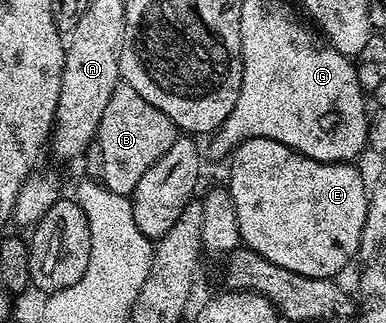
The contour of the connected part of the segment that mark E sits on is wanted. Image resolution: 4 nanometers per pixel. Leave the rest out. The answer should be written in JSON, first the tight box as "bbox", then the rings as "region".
{"bbox":[226,138,369,280],"region":[[[250,138],[243,140],[238,147],[232,150],[230,165],[232,169],[228,172],[228,182],[226,189],[232,196],[234,210],[237,211],[238,230],[243,247],[249,248],[252,252],[262,254],[274,266],[282,266],[285,270],[294,270],[294,274],[302,274],[306,278],[318,278],[319,280],[330,280],[339,277],[339,272],[347,266],[348,263],[357,259],[360,251],[360,239],[362,230],[366,226],[366,214],[368,213],[369,189],[364,189],[364,176],[355,167],[355,163],[346,164],[327,164],[318,162],[314,158],[306,158],[301,152],[296,152],[293,148],[287,148],[282,142],[274,142],[270,138]]]}

